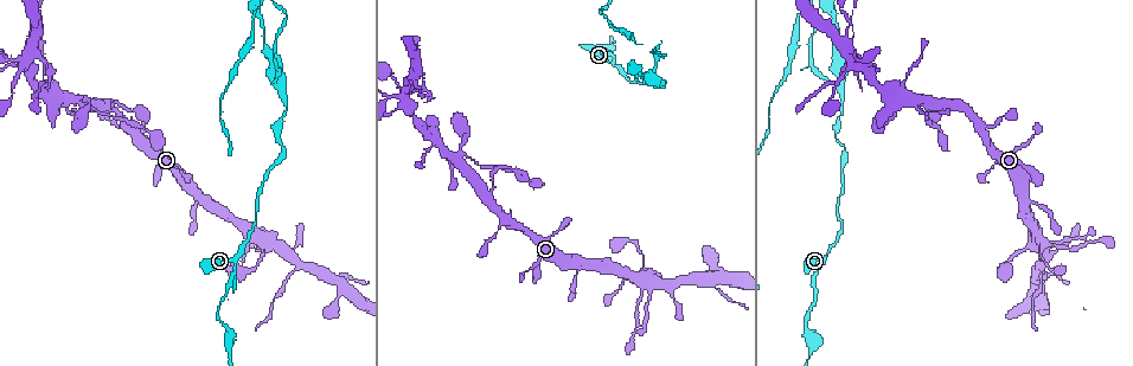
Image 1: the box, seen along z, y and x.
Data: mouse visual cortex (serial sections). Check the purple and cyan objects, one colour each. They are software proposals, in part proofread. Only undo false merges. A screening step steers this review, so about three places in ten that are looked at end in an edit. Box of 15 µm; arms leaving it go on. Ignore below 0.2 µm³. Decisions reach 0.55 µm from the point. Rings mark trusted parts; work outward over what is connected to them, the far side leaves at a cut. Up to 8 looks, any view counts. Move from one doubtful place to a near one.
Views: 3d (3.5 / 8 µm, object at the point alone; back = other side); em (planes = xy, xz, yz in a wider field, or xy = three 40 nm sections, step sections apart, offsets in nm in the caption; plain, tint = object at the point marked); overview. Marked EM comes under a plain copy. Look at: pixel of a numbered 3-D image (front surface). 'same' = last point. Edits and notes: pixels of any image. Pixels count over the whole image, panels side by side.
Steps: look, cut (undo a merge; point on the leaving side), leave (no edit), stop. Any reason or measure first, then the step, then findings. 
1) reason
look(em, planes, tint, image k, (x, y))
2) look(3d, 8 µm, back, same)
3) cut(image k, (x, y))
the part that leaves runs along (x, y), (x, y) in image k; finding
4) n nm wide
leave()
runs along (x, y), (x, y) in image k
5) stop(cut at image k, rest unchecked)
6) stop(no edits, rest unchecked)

narrows sharply
look(3d, 3.5 µm, image 1, (631, 81))

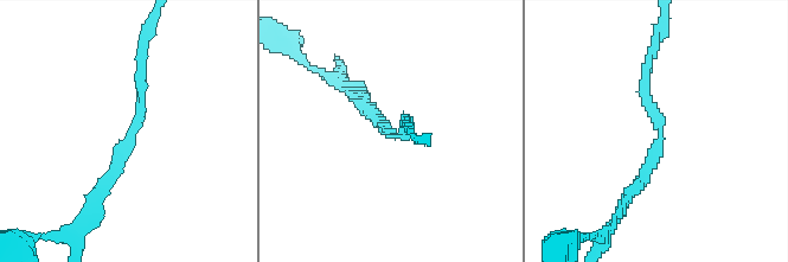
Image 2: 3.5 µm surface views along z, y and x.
need the tissue
look(em, xy, step 5, tint, image 2, (398, 131))

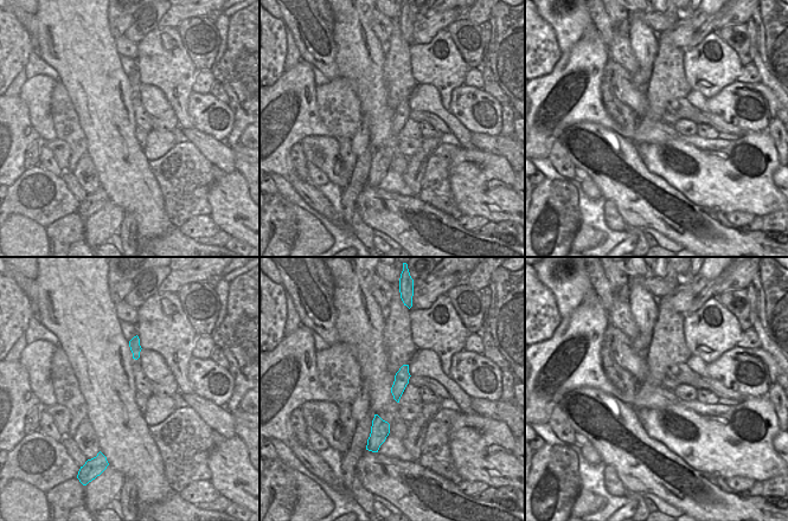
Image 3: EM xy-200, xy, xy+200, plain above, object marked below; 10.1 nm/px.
150 nm wide
leave()
runs along (96, 195), (140, 119), (140, 57) in image 2; one cell here

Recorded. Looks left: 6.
sudden change in width
look(3d, 3.5 µm, image 1, (280, 88))

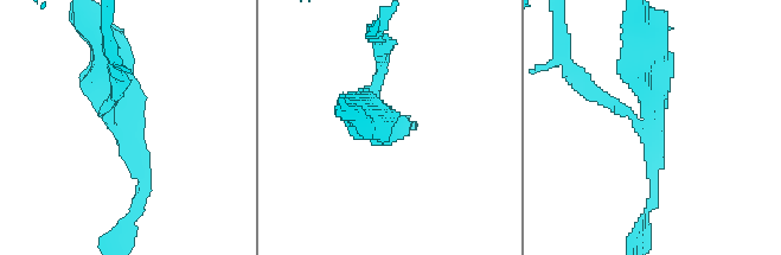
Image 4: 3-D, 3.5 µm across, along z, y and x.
3 arms; arms of 150, 150, 400 nm; shape alone is not enough
look(em, xy, step 1, tint, image 4, (124, 130))

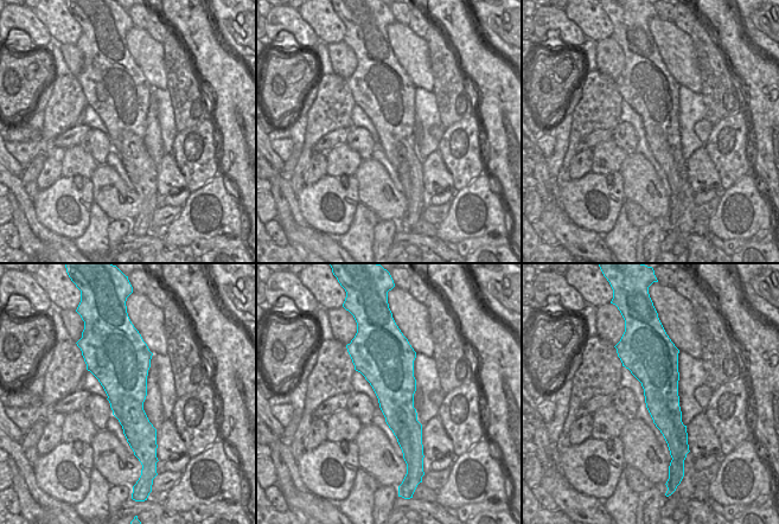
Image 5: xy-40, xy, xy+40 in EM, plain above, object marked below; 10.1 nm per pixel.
cut(image 4, (378, 75))
the part that leaves runs along (373, 93), (381, 74), (373, 31) in image 4; two cells meet here

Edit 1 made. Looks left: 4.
small branch off a trunk
look(3d, 8 µm, image 1, (958, 105))

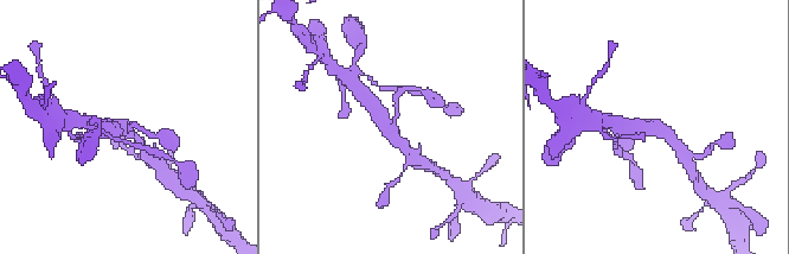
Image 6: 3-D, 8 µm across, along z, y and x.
look(3d, 3.5 µm, image 6, (389, 128))

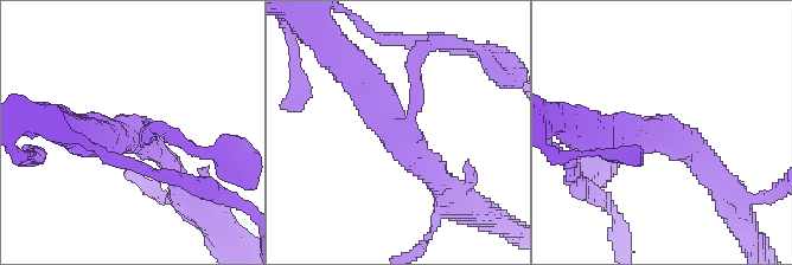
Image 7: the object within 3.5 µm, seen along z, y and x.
leave()
one cell here

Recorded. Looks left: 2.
stop(cut at image 4, rest unchecked)

